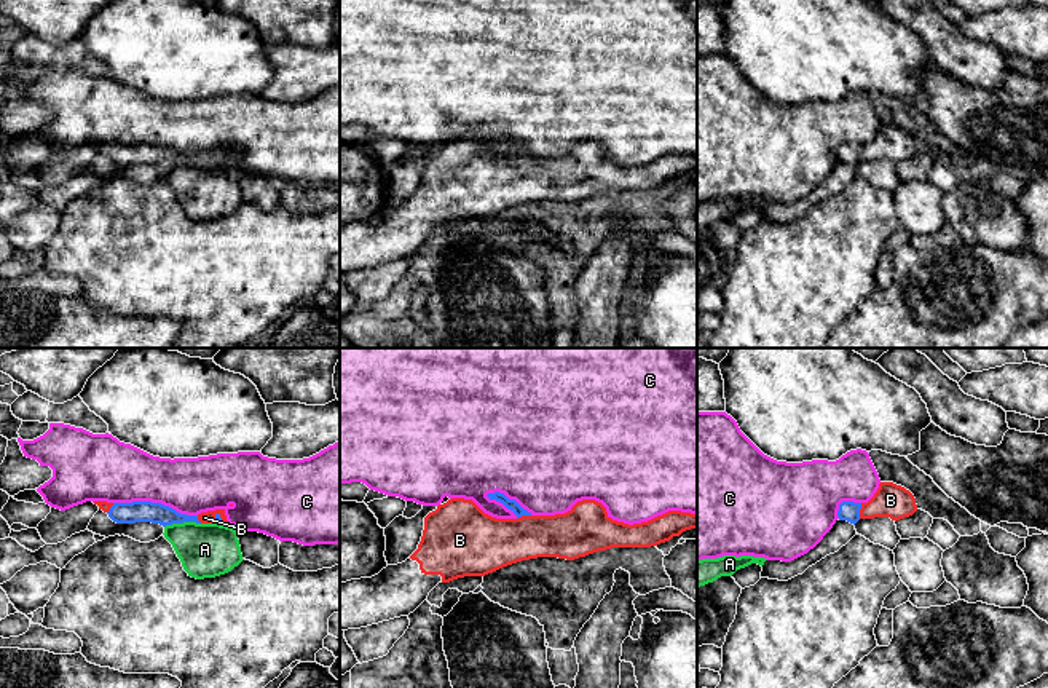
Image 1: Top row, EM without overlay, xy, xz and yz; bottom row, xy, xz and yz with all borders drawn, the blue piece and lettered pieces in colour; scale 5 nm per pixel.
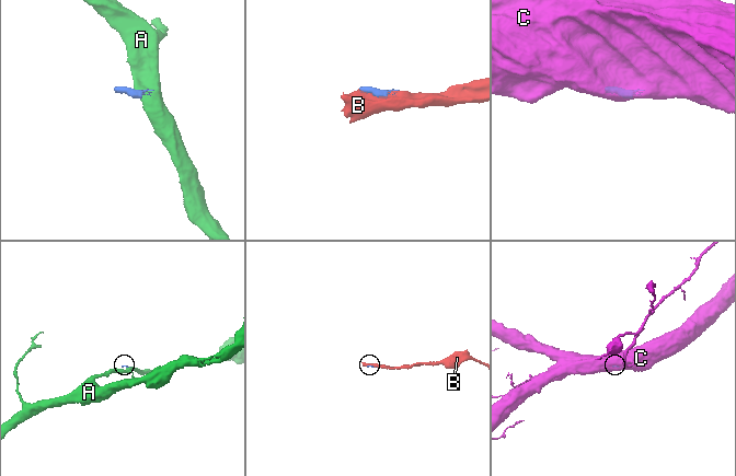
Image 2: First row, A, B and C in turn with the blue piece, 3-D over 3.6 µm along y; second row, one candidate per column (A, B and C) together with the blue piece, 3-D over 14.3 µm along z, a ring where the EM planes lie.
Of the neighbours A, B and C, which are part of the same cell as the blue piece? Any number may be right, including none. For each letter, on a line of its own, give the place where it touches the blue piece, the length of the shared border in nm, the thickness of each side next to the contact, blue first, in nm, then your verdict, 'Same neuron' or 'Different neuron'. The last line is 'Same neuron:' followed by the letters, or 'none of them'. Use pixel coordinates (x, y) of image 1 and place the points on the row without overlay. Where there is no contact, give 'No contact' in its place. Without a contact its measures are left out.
A: Touches blue at xy (182, 165). Shared border 190 nm. Thickness 110 nm (blue) against 280 nm. Different neuron
B: Touches blue at yz (858, 154). Shared border 80 nm. Thickness 100 nm (blue) against 170 nm. Same neuron
C: Touches blue at xy (155, 146). Shared border 440 nm. Thickness 110 nm (blue) against 300 nm. Different neuron
Same neuron: B

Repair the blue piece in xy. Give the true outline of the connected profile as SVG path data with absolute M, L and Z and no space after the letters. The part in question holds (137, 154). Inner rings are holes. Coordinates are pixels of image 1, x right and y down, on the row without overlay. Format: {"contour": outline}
{"contour": "M94 144L116 166L152 164L163 169L183 164L196 166L228 166L225 152L201 155L198 158L180 156L161 145L132 144L132 145L107 145Z"}

